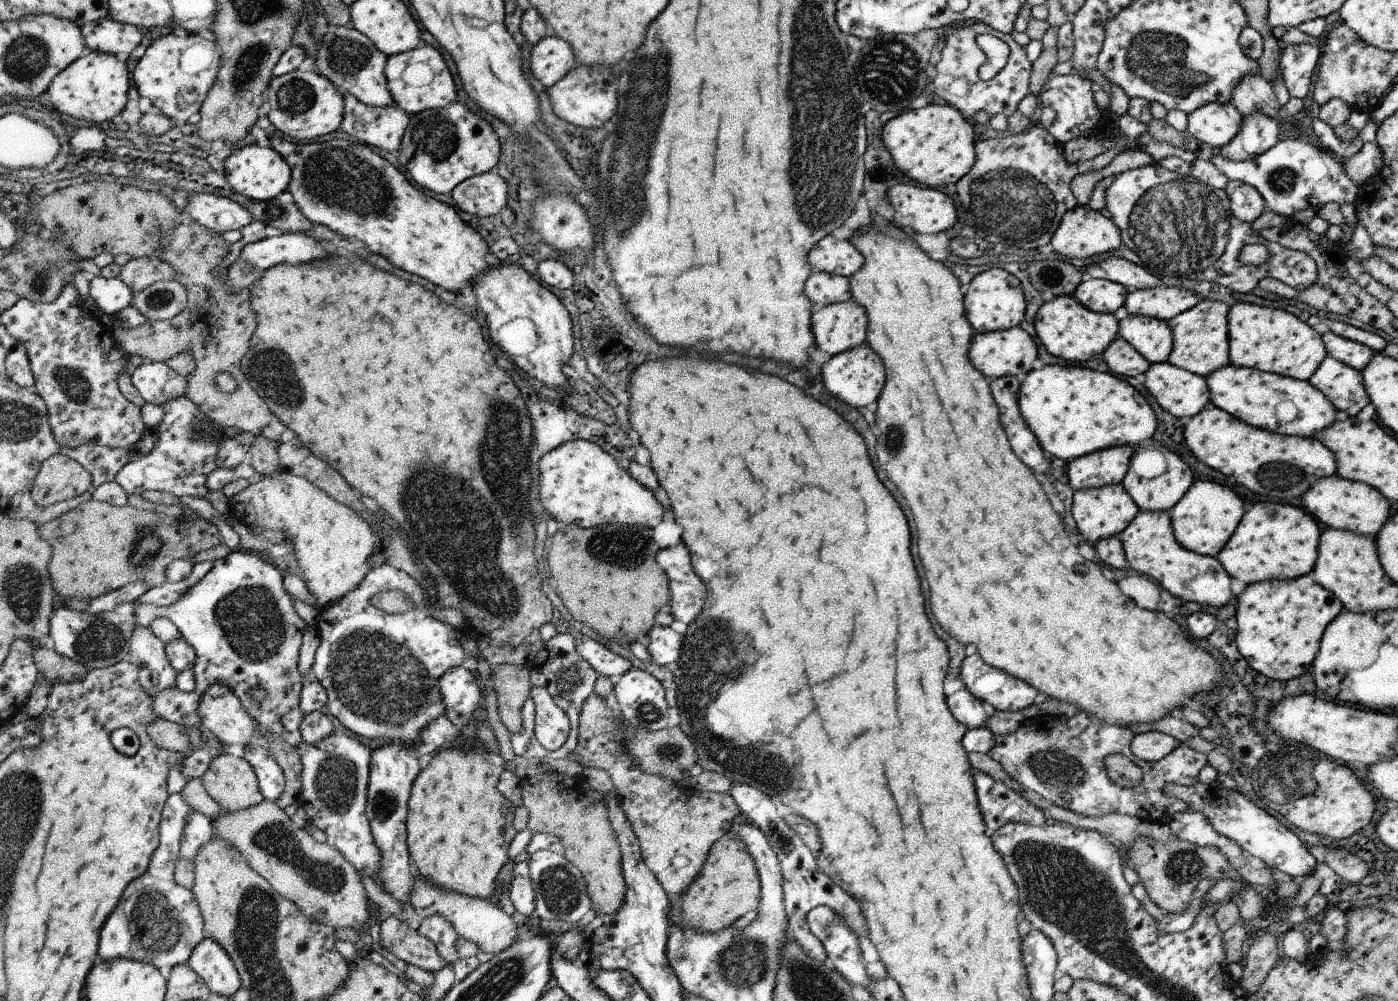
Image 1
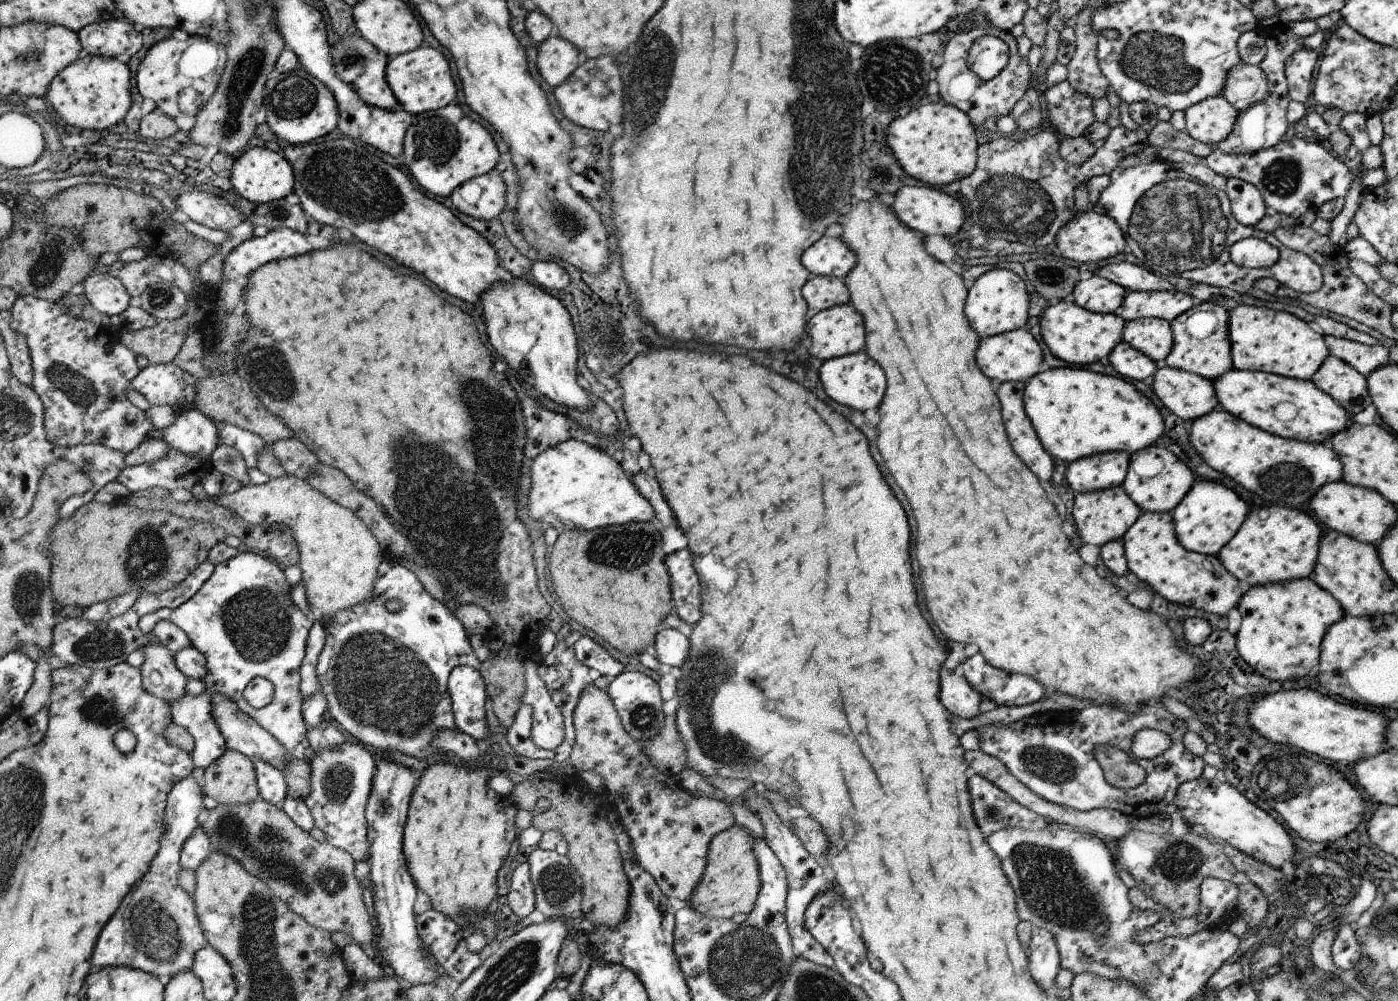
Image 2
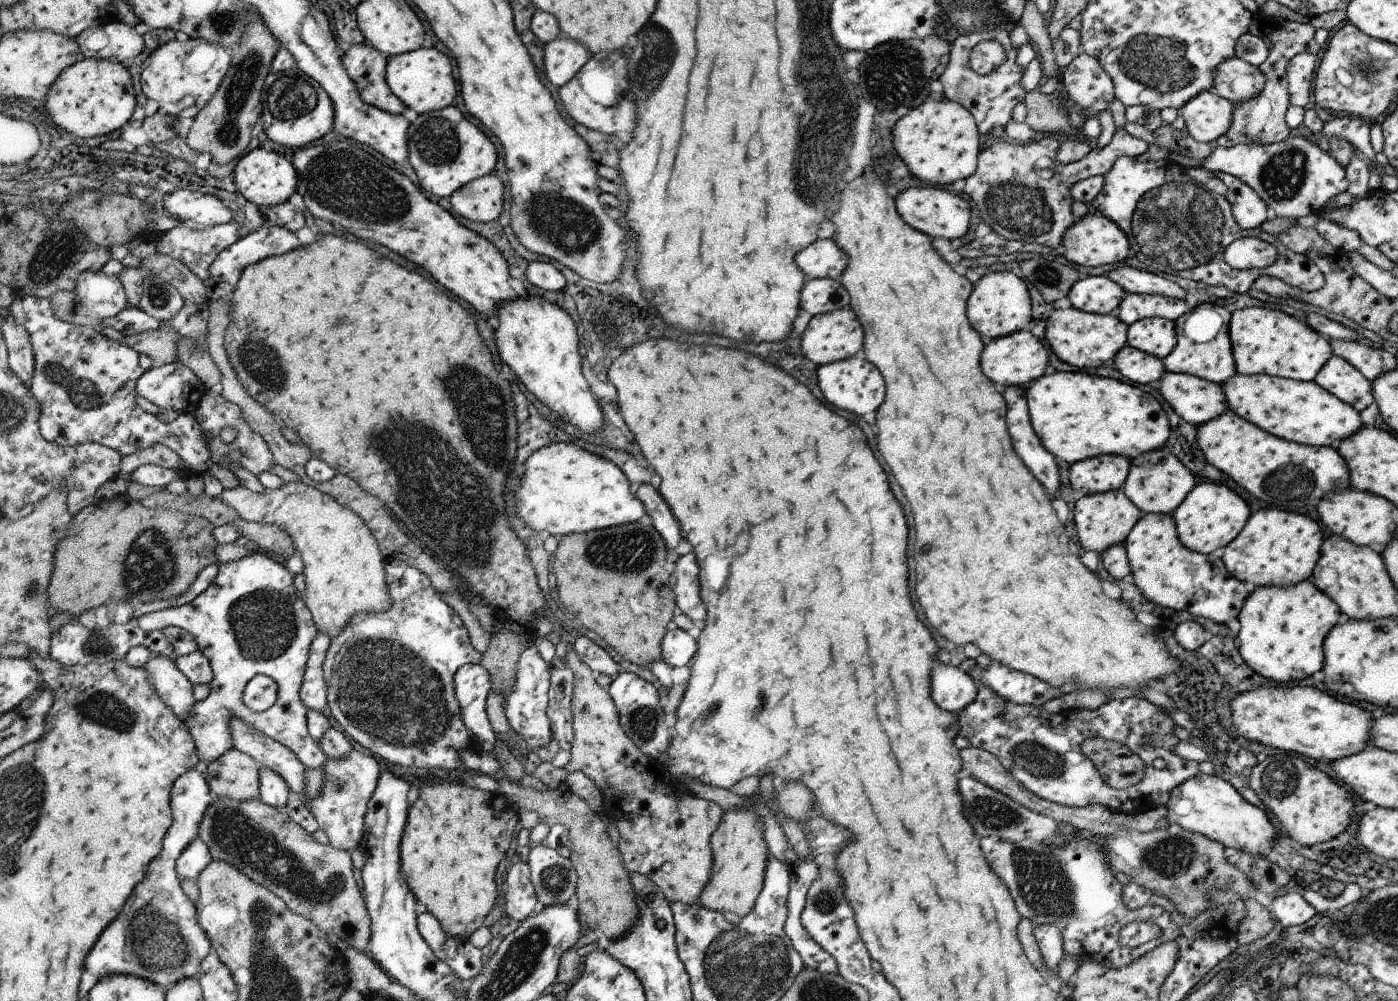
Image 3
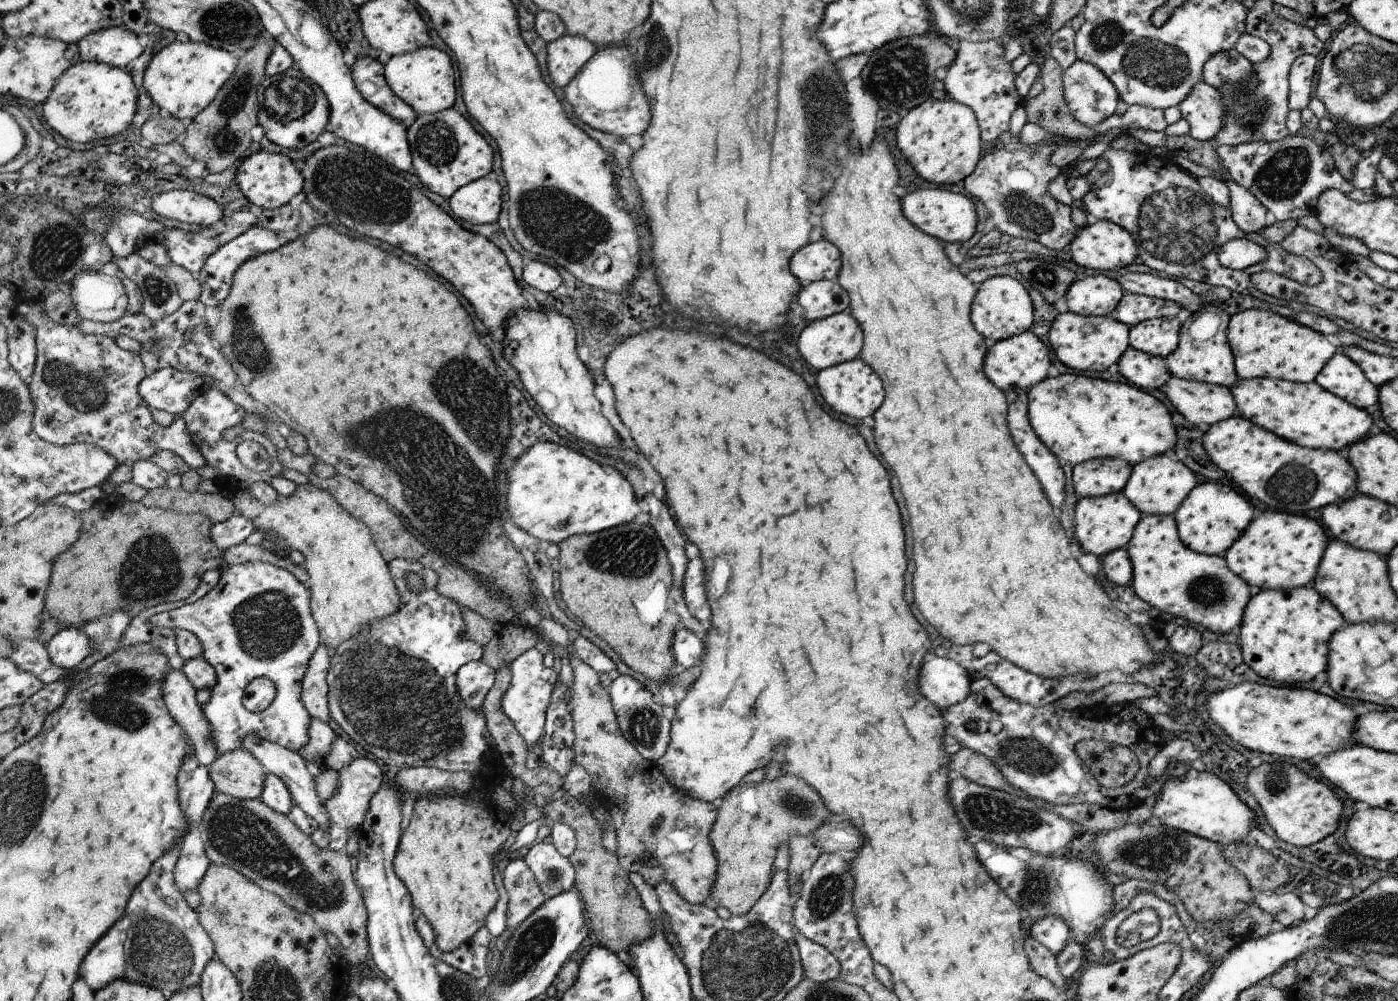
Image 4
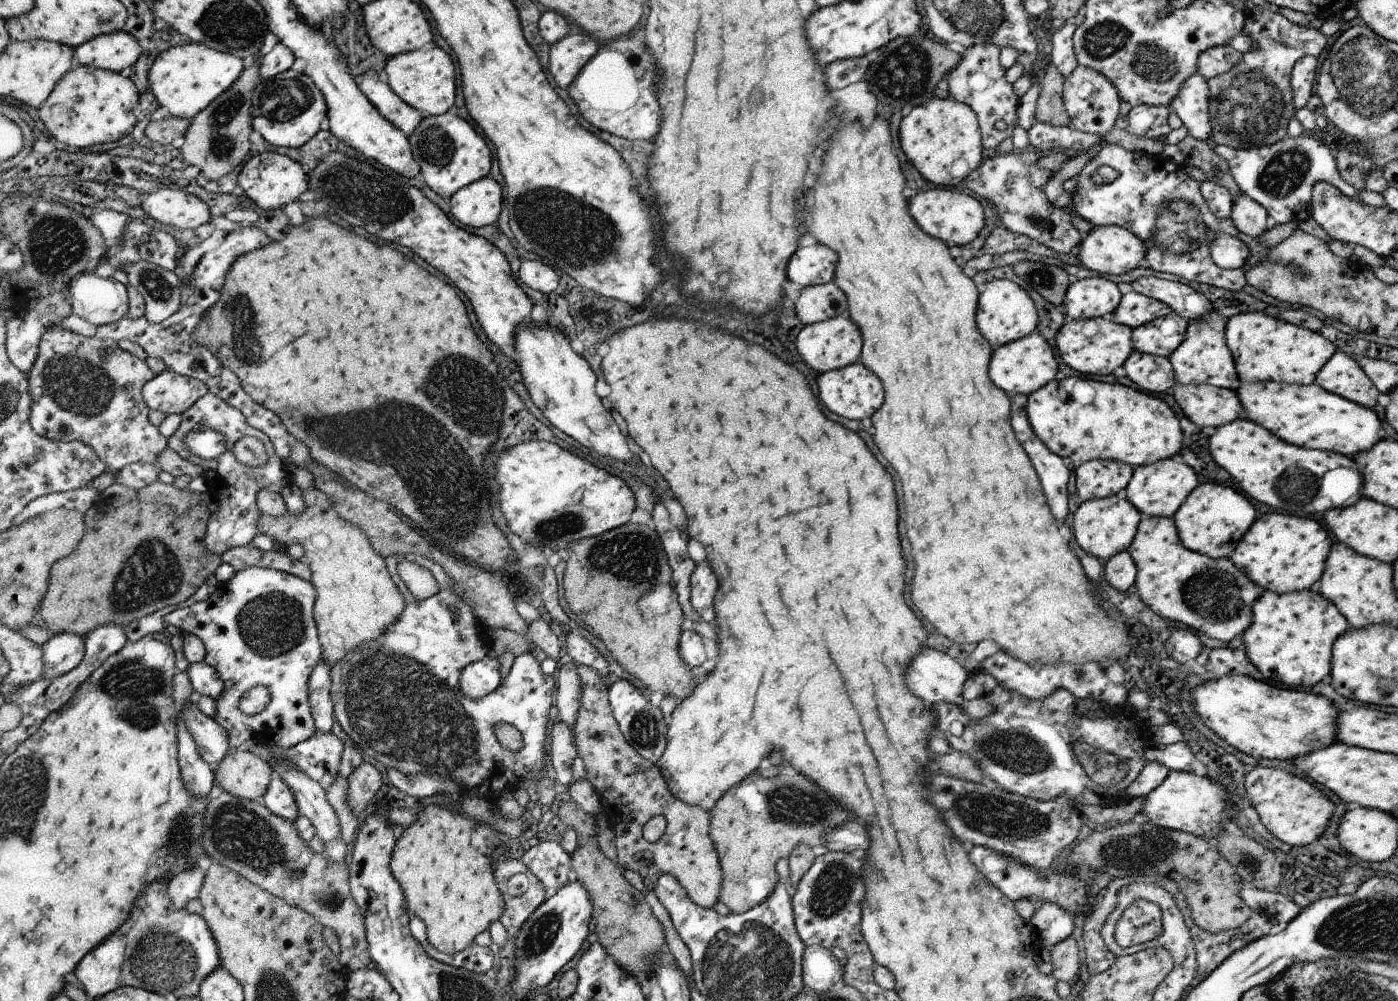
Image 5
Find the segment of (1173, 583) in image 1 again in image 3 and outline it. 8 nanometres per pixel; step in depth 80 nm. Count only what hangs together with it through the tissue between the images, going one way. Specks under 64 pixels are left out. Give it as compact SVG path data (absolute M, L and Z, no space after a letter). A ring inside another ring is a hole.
M1143 513L1128 533L1123 545L1130 563L1130 579L1135 582L1135 585L1150 602L1166 608L1172 615L1178 610L1186 610L1194 616L1210 618L1218 624L1226 624L1231 618L1238 617L1244 600L1249 595L1244 585L1245 582L1238 580L1227 571L1219 553L1205 555L1182 546L1172 514Z

